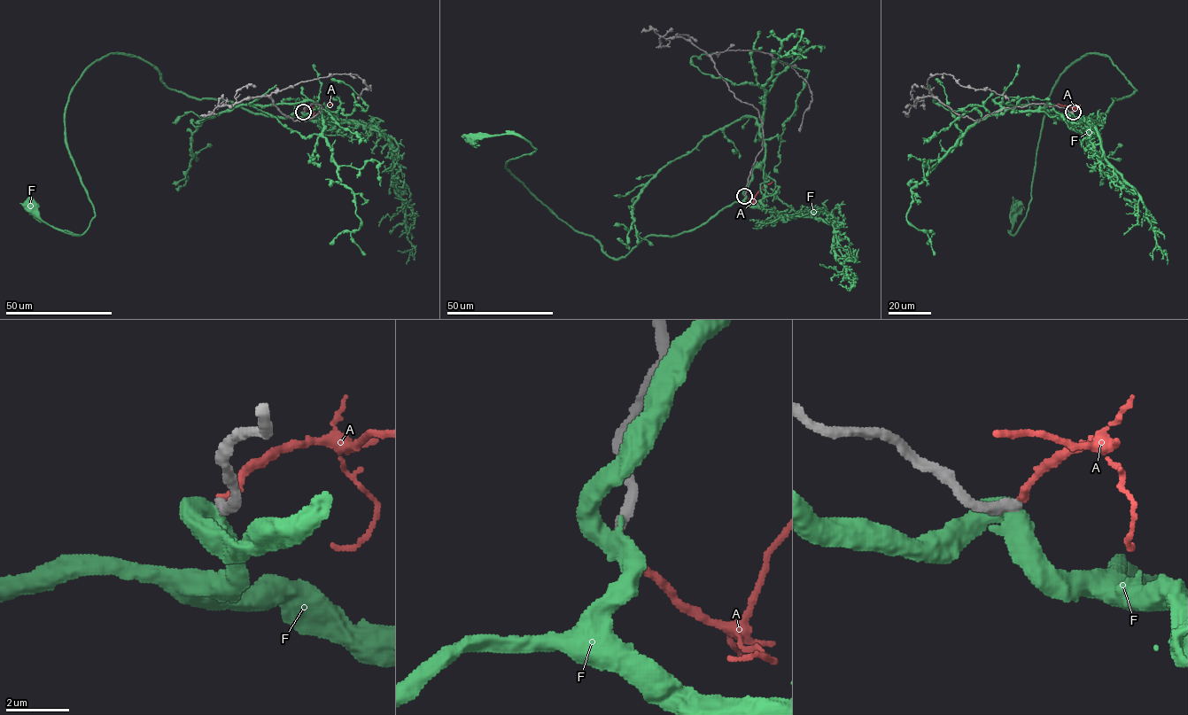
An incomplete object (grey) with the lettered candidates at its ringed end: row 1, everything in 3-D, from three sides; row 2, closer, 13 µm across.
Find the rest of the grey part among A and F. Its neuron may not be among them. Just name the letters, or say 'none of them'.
none of them

